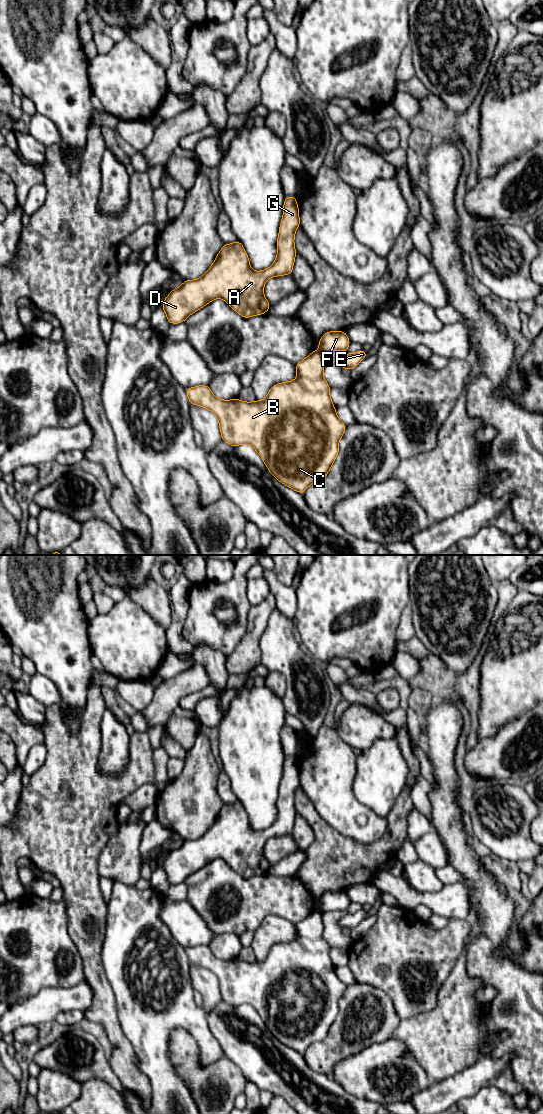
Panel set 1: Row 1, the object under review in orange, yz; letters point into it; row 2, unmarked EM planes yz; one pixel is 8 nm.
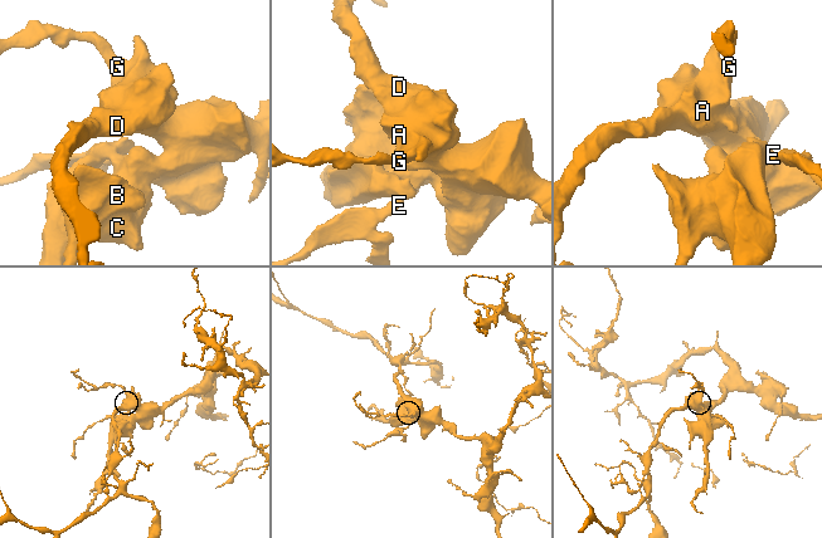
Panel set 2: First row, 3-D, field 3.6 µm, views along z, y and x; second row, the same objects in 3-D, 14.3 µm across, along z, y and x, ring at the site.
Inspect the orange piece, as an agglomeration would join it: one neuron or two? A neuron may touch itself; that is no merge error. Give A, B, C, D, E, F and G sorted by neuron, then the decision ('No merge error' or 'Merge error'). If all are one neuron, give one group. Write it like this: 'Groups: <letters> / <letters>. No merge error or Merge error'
Groups: A B C D E F G. No merge error

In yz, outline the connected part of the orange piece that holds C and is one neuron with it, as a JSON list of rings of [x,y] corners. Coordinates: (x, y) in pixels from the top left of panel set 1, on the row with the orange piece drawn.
[[[344,330],[326,332],[320,338],[320,350],[314,350],[295,365],[297,378],[273,385],[262,401],[218,399],[208,385],[199,385],[186,389],[189,403],[204,407],[217,416],[224,442],[234,447],[251,445],[278,481],[303,494],[311,484],[327,476],[339,453],[339,440],[347,427],[336,414],[330,398],[331,387],[323,378],[322,354],[334,350],[347,352],[350,343]]]

